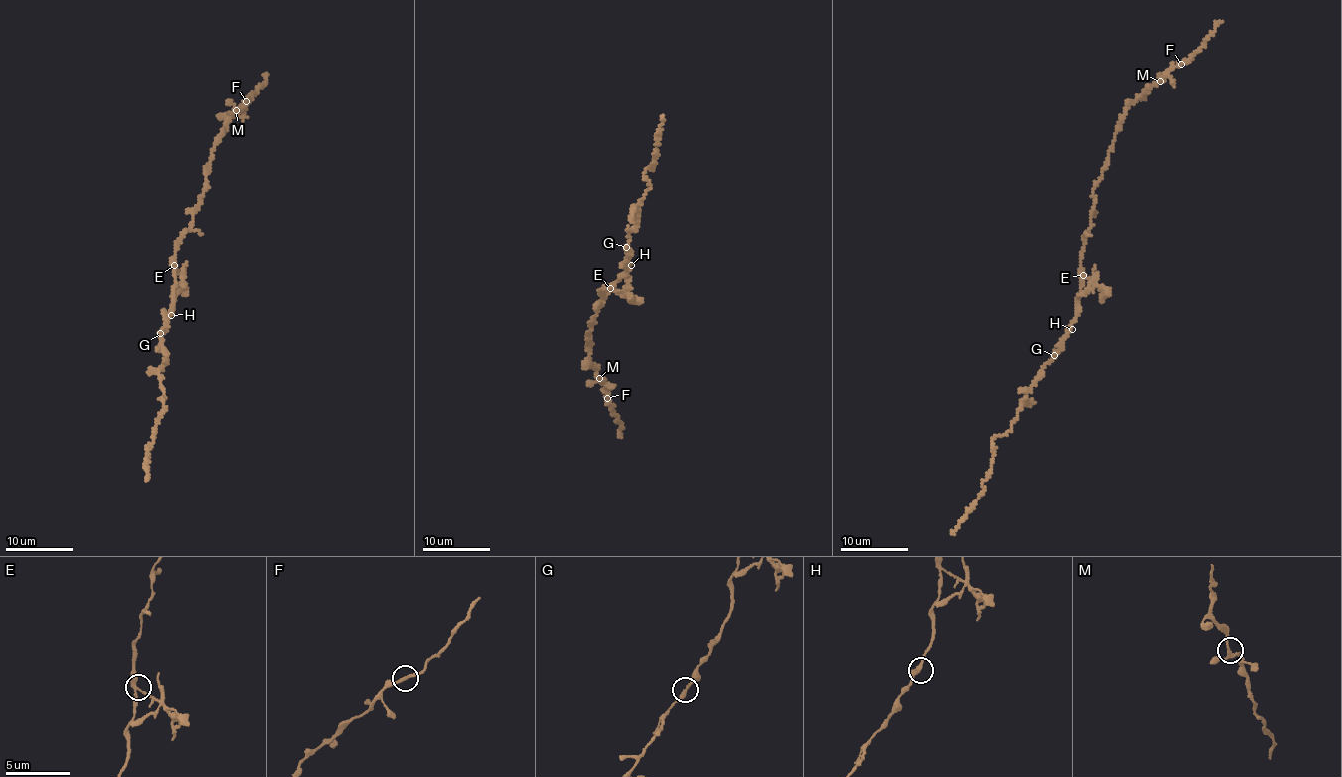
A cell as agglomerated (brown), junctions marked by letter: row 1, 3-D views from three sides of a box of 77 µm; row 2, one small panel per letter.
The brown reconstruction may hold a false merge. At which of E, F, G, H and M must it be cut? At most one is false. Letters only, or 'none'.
E

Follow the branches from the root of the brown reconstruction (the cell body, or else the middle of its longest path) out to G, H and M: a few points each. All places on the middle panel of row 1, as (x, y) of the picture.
G: (610, 285), (619, 282), (630, 268), (626, 247)
H: (610, 285), (627, 274), (631, 265)
M: (610, 285), (601, 289), (604, 299), (596, 306), (597, 312), (587, 333), (589, 354), (599, 378)

